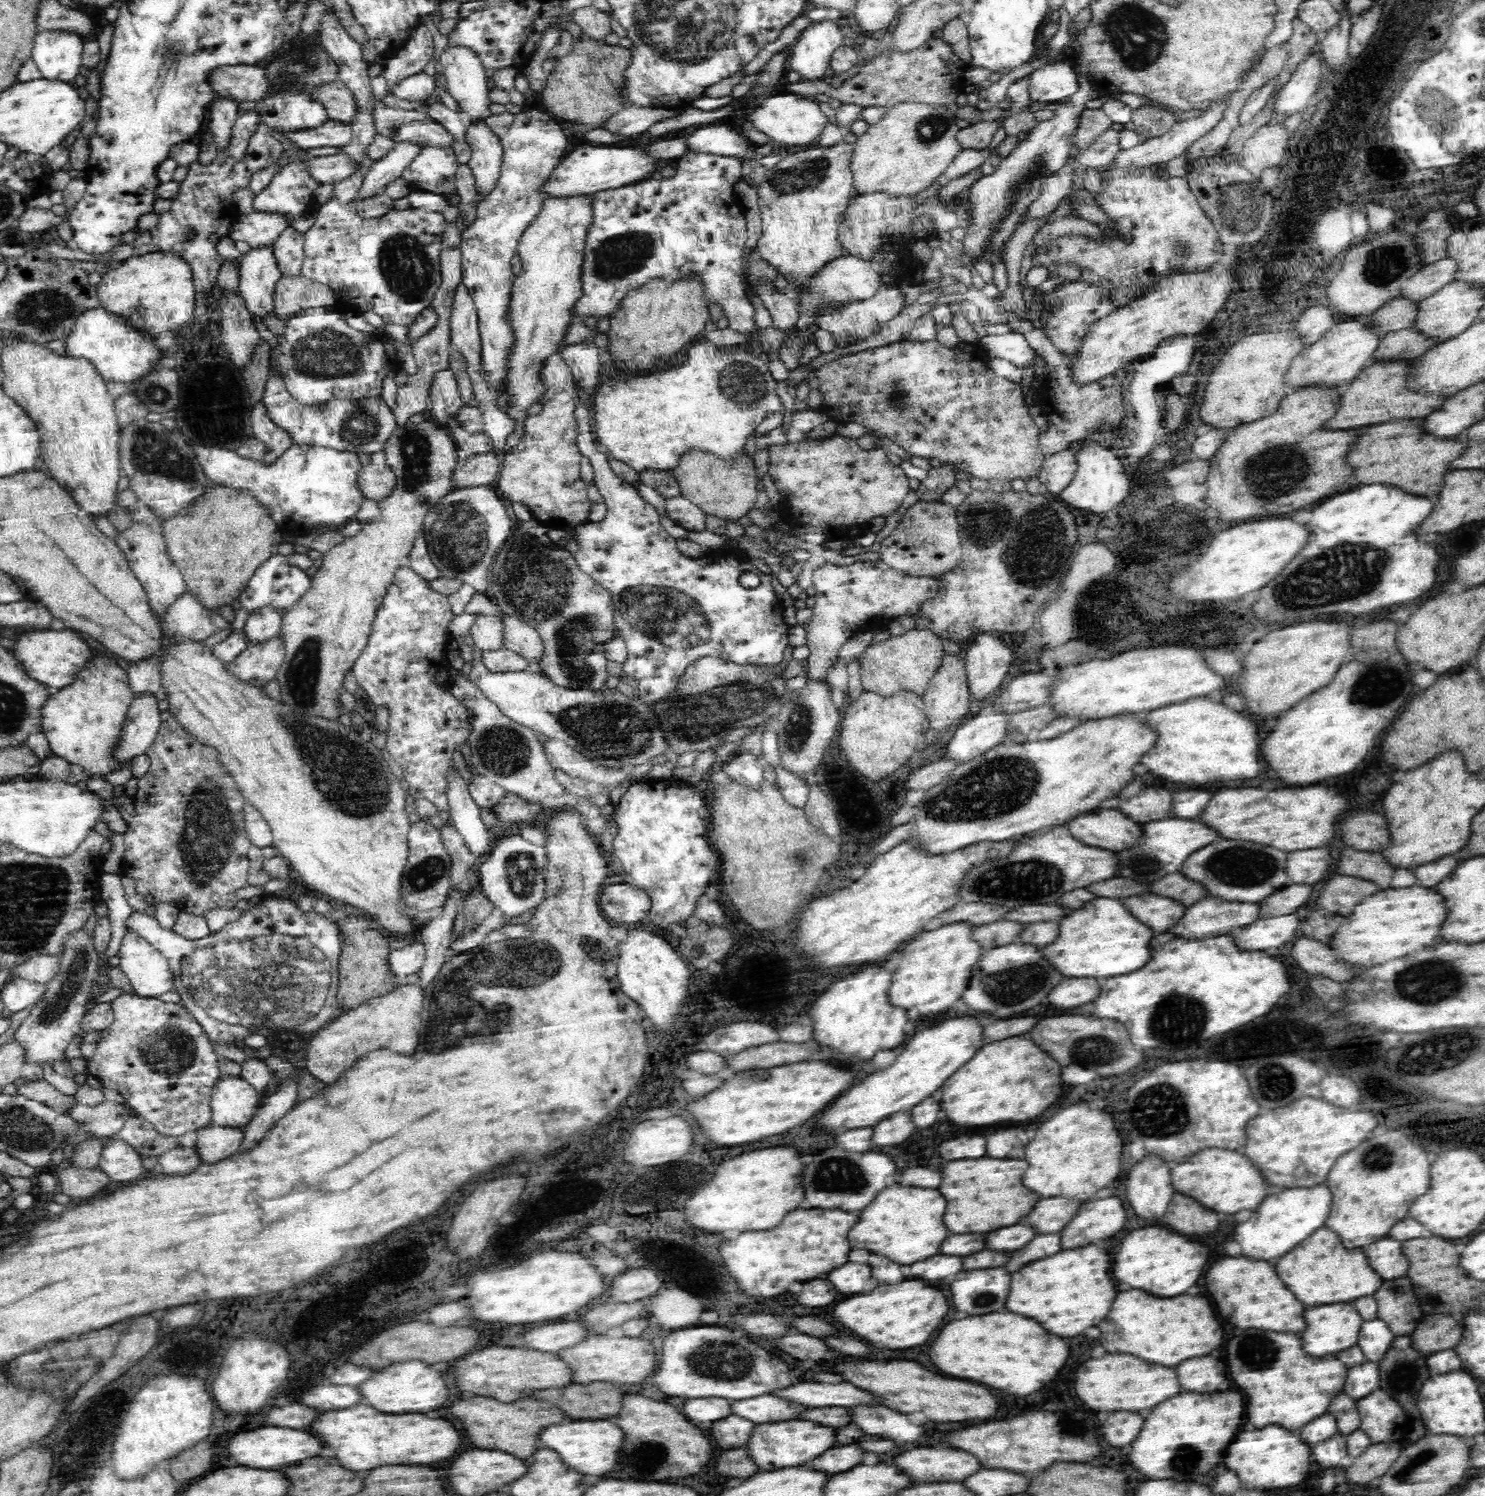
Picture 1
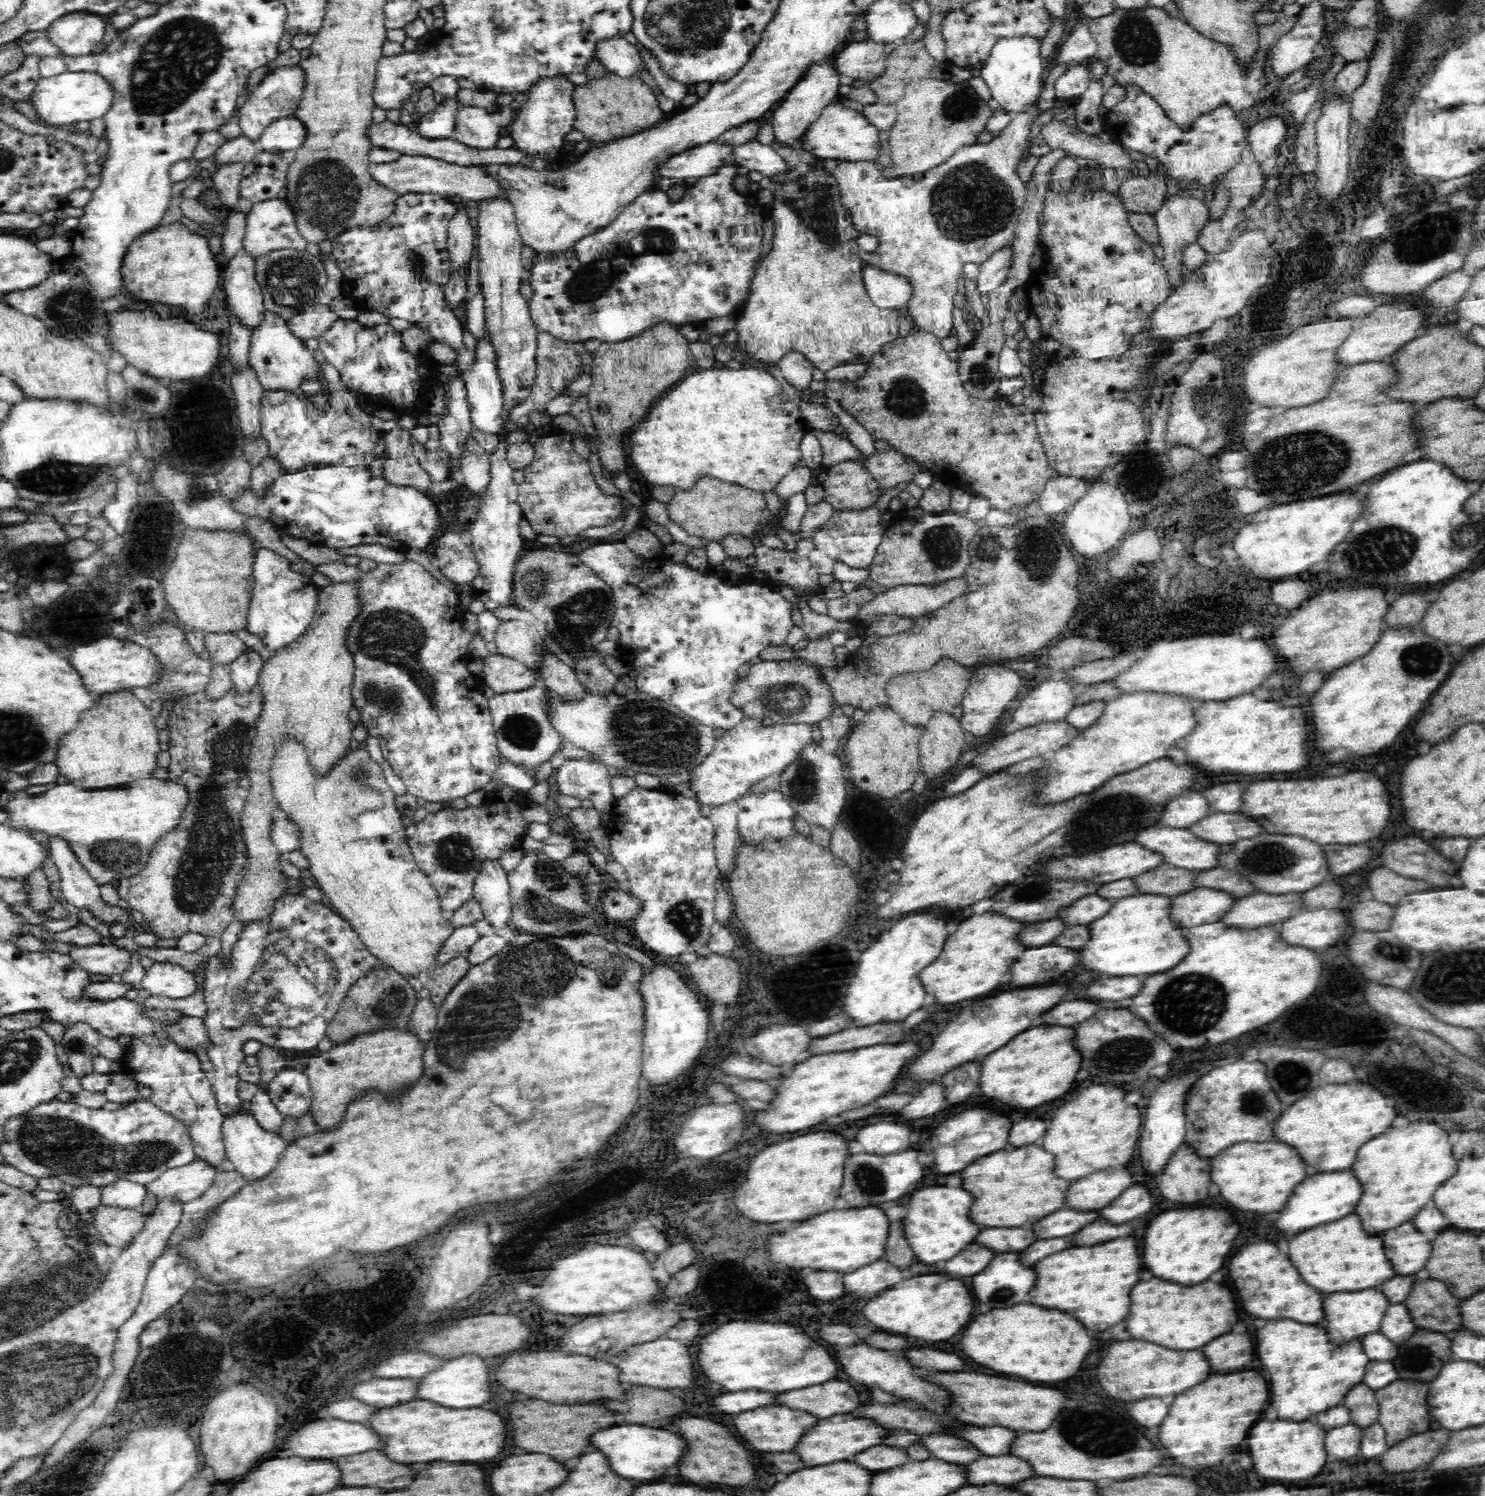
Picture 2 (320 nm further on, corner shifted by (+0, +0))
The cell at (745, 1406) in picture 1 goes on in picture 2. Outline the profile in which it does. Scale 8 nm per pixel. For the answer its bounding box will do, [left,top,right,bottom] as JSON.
[778,1380,860,1418]

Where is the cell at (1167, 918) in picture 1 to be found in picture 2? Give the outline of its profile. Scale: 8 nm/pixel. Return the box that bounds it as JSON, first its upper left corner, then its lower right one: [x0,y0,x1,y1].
[1172,888,1236,928]

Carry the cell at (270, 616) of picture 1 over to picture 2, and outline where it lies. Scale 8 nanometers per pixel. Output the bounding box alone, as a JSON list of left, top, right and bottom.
[230,648,264,691]

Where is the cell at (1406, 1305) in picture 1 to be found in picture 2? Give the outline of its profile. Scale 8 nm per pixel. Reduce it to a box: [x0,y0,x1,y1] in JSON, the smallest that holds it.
[1403,1280,1463,1335]

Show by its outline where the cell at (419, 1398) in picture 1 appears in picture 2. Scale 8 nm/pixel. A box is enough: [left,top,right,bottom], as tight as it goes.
[415,1356,490,1408]

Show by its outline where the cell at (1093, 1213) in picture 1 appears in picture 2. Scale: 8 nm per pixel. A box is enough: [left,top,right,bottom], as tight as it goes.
[1102,1184,1154,1224]

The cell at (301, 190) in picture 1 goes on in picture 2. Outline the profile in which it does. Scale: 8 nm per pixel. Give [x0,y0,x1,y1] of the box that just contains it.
[242,198,308,258]

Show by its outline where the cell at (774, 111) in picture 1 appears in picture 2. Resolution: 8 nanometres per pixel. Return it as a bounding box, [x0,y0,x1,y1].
[799,101,884,163]

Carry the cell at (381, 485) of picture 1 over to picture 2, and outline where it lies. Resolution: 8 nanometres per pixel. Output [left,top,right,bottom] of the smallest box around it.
[384,453,430,491]

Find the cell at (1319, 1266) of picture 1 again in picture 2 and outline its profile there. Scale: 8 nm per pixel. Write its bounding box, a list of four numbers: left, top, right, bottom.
[1290,1214,1396,1294]

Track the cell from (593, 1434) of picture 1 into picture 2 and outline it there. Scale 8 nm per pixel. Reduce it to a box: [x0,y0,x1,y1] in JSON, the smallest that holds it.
[592,1424,682,1480]

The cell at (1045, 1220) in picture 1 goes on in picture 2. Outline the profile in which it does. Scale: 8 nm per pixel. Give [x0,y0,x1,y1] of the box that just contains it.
[1066,1168,1132,1210]

